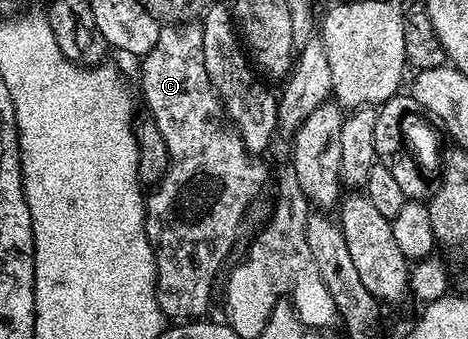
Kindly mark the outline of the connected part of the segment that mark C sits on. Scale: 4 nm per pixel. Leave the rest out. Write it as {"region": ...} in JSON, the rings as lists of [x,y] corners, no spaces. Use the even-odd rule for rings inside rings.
{"region":[[[187,20],[182,24],[167,24],[160,29],[157,44],[153,44],[153,48],[148,54],[142,55],[143,71],[139,74],[139,86],[143,89],[143,102],[147,105],[146,113],[157,124],[167,149],[167,170],[163,174],[163,179],[156,182],[150,193],[146,195],[145,205],[147,211],[143,221],[147,239],[155,253],[155,295],[157,296],[157,304],[161,308],[164,319],[167,320],[199,320],[206,315],[203,313],[211,306],[211,293],[215,290],[215,277],[218,276],[219,269],[223,265],[225,265],[224,267],[228,265],[227,257],[230,256],[231,249],[234,248],[235,241],[239,238],[239,225],[243,222],[243,213],[254,204],[255,197],[262,192],[263,185],[267,182],[267,166],[262,162],[264,159],[252,154],[251,151],[245,148],[239,134],[234,130],[231,123],[227,121],[227,115],[223,112],[219,94],[209,80],[209,72],[205,72],[205,52],[201,52],[202,25],[198,21],[191,21]]]}

